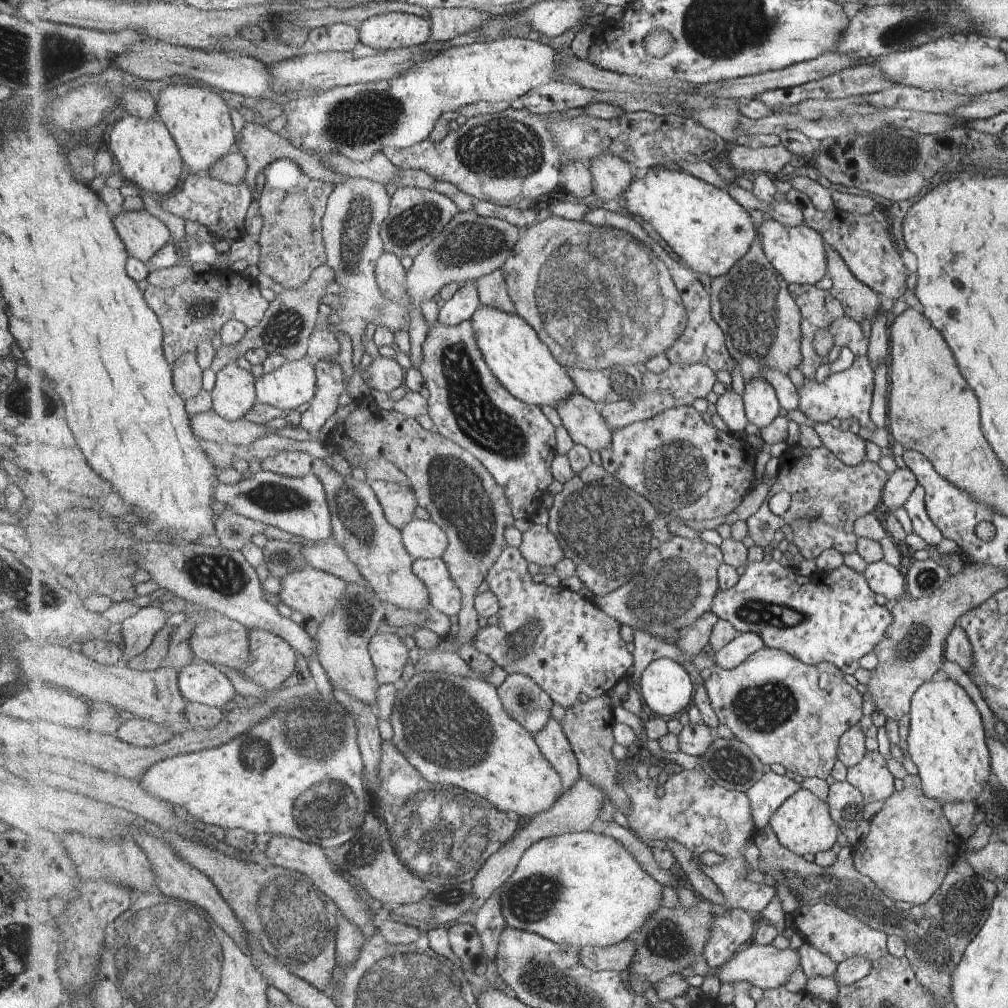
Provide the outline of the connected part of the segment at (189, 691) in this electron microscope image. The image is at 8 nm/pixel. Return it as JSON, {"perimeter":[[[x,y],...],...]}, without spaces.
{"perimeter":[[[207,662],[184,667],[179,673],[179,686],[188,702],[222,709],[230,708],[237,694],[230,678]]]}

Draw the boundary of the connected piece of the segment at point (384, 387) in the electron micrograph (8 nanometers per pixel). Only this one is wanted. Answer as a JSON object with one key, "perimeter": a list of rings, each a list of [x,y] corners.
{"perimeter":[[[380,356],[374,359],[365,371],[370,391],[386,392],[388,395],[399,386],[405,387],[406,377],[403,374],[403,367],[395,358]]]}

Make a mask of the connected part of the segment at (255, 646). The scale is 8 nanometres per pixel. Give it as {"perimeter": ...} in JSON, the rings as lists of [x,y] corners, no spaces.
{"perimeter":[[[252,629],[249,640],[251,662],[242,673],[267,692],[273,692],[295,672],[298,652],[283,636],[271,630]]]}

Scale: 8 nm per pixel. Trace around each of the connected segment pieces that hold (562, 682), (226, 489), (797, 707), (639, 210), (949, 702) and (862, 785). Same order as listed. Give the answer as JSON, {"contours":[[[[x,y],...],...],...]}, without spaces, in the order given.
{"contours":[[[[505,548],[495,566],[491,568],[486,582],[490,590],[500,600],[499,628],[488,626],[480,630],[477,643],[489,642],[489,648],[501,646],[501,652],[507,654],[505,660],[496,660],[496,664],[505,668],[508,674],[524,673],[538,682],[565,711],[579,702],[579,696],[598,697],[611,692],[611,688],[622,678],[626,678],[629,668],[634,664],[634,653],[627,650],[627,642],[619,632],[620,621],[607,613],[596,599],[581,596],[580,591],[574,592],[565,587],[551,587],[547,584],[535,583],[533,575],[527,570],[528,560],[520,548]]],[[[259,471],[238,483],[218,483],[215,498],[224,505],[231,504],[239,514],[247,518],[277,527],[295,536],[302,536],[311,542],[328,540],[333,536],[331,512],[321,480],[316,474],[304,477],[286,477],[271,471]]],[[[766,646],[733,670],[716,665],[705,686],[720,722],[752,748],[764,764],[777,762],[797,779],[819,777],[825,780],[831,776],[838,760],[841,737],[863,718],[863,696],[844,675],[843,670],[833,663],[805,664],[790,652]]],[[[659,166],[652,168],[645,173],[638,173],[634,180],[631,180],[630,188],[627,188],[625,194],[623,194],[622,200],[626,202],[627,212],[637,216],[637,218],[643,217],[644,220],[652,225],[652,228],[668,243],[672,250],[694,271],[701,272],[701,274],[707,274],[711,279],[719,278],[719,276],[725,276],[731,268],[735,266],[751,250],[755,238],[758,238],[758,230],[755,230],[755,224],[751,220],[751,214],[747,212],[747,209],[736,199],[729,194],[729,191],[717,188],[714,184],[711,184],[701,178],[693,176],[689,172],[680,170],[670,170],[665,166]]],[[[942,676],[924,682],[910,700],[907,754],[917,768],[922,791],[939,803],[972,802],[985,798],[981,788],[987,786],[989,754],[983,740],[977,705],[954,681]]],[[[867,751],[857,766],[847,768],[847,780],[861,790],[867,802],[885,800],[895,791],[885,760],[878,751]]]]}

